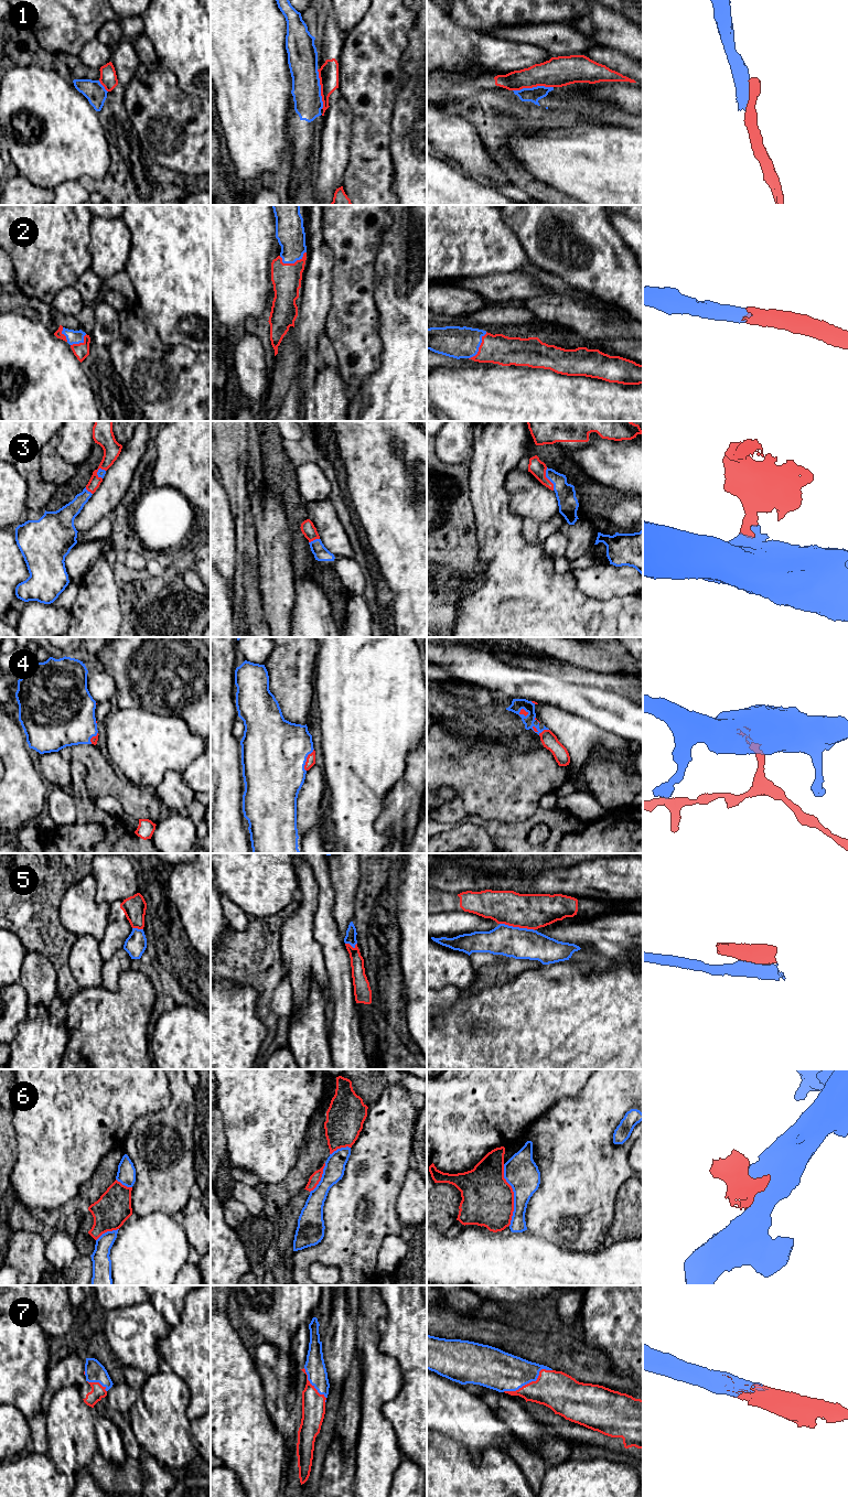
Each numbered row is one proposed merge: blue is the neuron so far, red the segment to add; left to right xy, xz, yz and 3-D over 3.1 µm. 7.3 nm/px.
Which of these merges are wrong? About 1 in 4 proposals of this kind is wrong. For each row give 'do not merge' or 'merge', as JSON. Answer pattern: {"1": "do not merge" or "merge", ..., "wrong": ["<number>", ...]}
{"1": "do not merge", "2": "merge", "3": "merge", "4": "merge", "5": "do not merge", "6": "do not merge", "7": "merge", "wrong": ["1", "5", "6"]}

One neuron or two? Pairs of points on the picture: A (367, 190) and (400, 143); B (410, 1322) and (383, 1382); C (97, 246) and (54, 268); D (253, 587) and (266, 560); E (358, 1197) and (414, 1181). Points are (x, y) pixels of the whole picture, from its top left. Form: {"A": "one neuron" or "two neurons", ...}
{"A": "two neurons", "B": "two neurons", "C": "two neurons", "D": "two neurons", "E": "two neurons"}

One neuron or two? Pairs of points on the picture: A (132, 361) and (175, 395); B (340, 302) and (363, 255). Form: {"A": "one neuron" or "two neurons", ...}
{"A": "one neuron", "B": "one neuron"}

